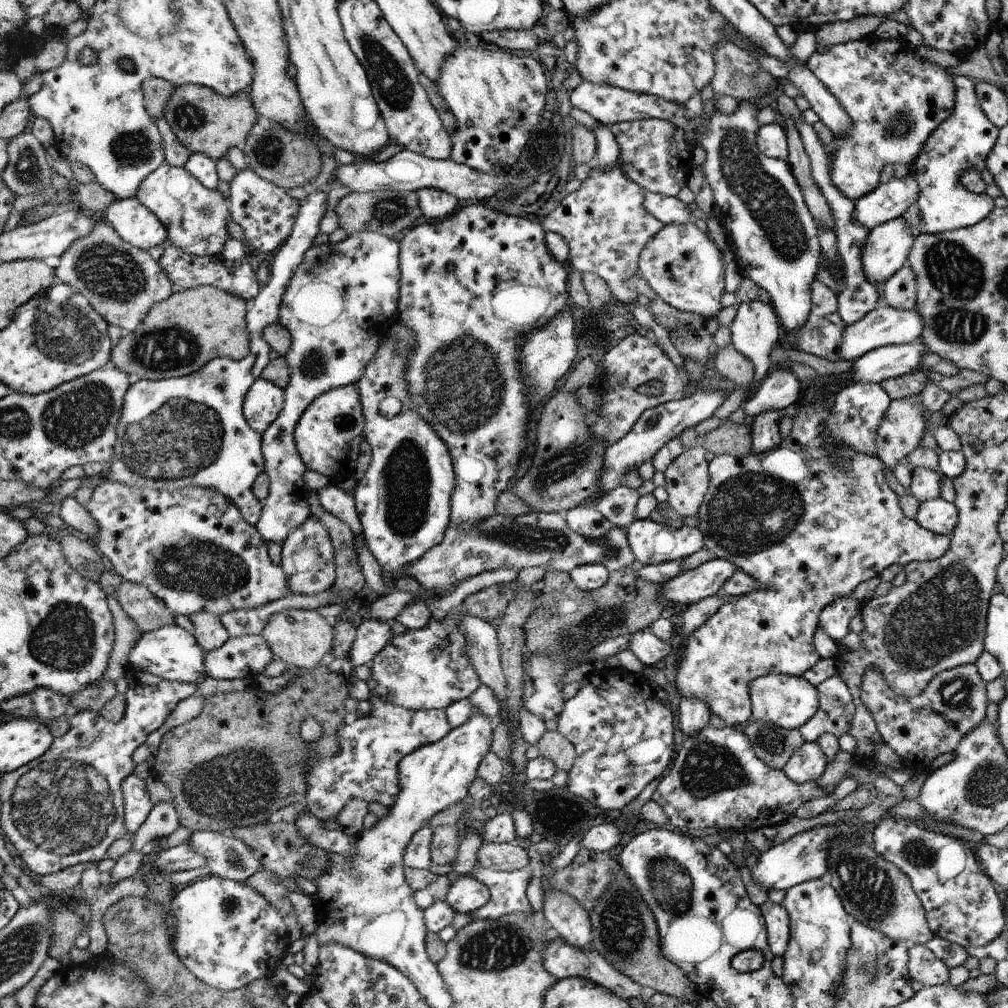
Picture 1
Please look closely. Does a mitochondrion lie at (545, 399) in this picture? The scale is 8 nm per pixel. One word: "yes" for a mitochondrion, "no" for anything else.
no

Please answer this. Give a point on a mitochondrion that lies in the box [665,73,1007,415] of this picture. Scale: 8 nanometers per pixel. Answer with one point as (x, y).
(771, 209)

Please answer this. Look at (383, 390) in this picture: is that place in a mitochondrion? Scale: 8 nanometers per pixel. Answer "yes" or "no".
no

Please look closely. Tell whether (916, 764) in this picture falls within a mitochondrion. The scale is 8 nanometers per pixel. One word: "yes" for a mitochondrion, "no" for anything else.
no

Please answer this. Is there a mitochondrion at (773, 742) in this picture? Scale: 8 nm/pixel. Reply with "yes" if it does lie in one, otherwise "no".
yes

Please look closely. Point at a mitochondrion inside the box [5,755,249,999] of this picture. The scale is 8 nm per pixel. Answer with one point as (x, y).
(64, 809)

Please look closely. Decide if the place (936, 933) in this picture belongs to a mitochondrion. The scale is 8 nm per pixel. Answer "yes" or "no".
no

